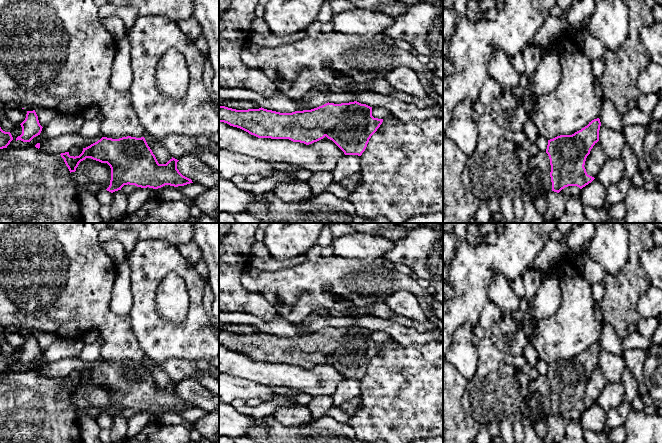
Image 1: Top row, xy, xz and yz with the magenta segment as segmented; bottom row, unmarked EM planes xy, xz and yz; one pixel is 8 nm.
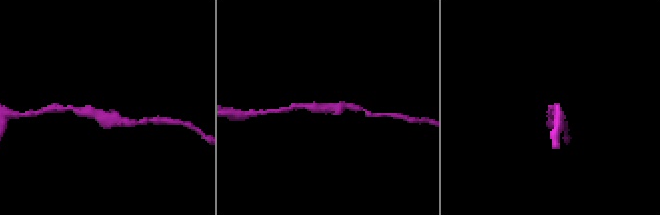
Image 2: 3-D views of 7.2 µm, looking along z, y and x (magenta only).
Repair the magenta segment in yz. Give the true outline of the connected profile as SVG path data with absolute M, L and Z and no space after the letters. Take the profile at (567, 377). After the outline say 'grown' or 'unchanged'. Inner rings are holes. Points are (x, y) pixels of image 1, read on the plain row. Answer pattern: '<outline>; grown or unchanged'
M600 343L572 359L560 359L548 364L546 377L550 383L552 415L559 417L568 410L580 413L595 402L588 399L584 391L587 380L599 365Z; unchanged

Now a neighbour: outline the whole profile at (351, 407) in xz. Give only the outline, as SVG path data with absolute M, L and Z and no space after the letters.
M353 398L344 402L340 408L345 411L349 416L356 414L360 409L360 398Z

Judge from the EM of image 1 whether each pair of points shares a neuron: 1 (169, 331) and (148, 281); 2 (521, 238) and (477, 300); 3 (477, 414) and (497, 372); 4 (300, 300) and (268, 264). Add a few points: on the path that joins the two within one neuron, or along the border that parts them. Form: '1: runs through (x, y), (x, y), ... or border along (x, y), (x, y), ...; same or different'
1: runs through (156, 321), (148, 313), (148, 294); same
2: runs through (504, 255), (494, 258), (477, 275), (477, 283); same
3: runs through (483, 404), (494, 393), (496, 382); same
4: border along (297, 264), (273, 271), (260, 271); different

